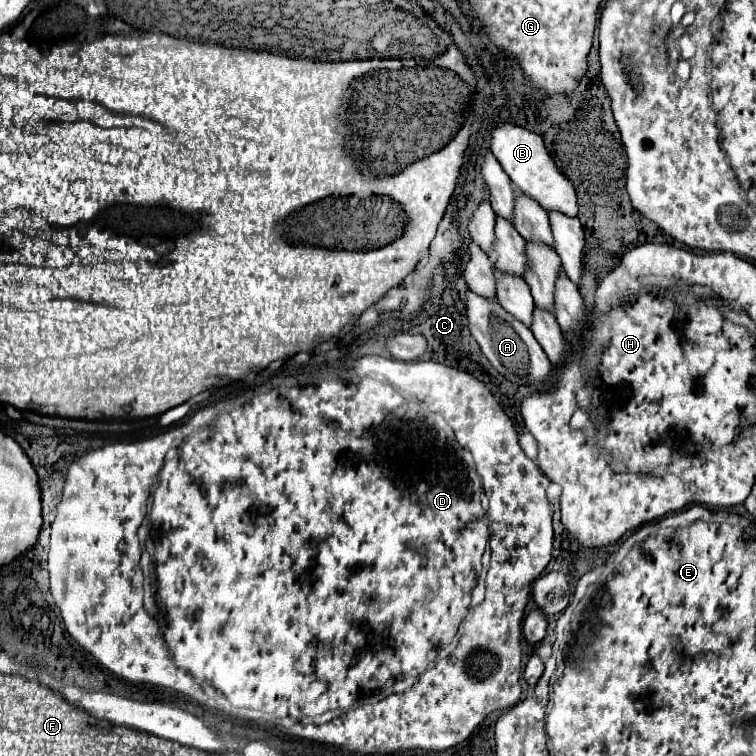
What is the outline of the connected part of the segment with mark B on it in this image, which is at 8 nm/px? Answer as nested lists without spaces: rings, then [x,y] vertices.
[[[503,124],[491,134],[491,152],[511,178],[513,186],[525,194],[527,198],[535,200],[547,212],[561,212],[565,216],[577,216],[577,194],[573,184],[559,172],[553,158],[547,154],[543,146],[543,138],[535,132],[529,132],[521,126]]]

